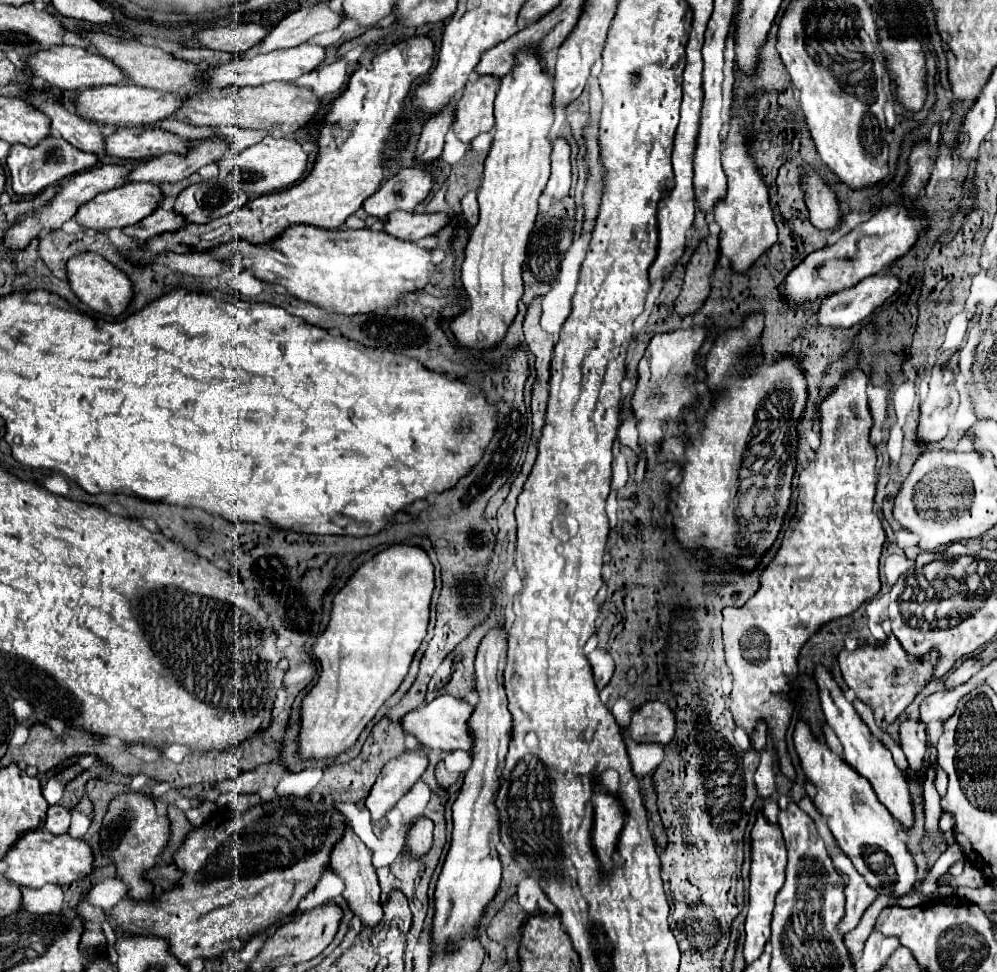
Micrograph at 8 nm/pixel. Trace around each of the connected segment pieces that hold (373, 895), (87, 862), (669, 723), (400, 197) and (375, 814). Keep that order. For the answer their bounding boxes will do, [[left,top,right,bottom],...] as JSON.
[[331,826,383,926],[5,830,93,888],[627,702,675,744],[363,168,433,218],[365,744,429,820]]

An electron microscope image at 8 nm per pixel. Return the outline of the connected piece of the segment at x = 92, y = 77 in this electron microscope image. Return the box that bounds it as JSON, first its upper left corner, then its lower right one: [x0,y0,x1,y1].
[27,46,129,90]

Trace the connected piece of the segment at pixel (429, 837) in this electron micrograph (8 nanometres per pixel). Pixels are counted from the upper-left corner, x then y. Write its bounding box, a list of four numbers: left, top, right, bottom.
[405,818,433,856]

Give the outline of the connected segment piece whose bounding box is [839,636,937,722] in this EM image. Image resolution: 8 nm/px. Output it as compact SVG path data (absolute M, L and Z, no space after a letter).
M891 636L883 648L865 646L863 650L855 650L855 652L843 650L839 654L839 666L847 686L857 694L857 698L869 704L871 708L881 704L885 710L885 722L895 722L903 714L903 710L913 702L915 694L929 682L933 674L935 658L937 658L937 652L931 652L931 660L921 664L911 664L899 640Z

